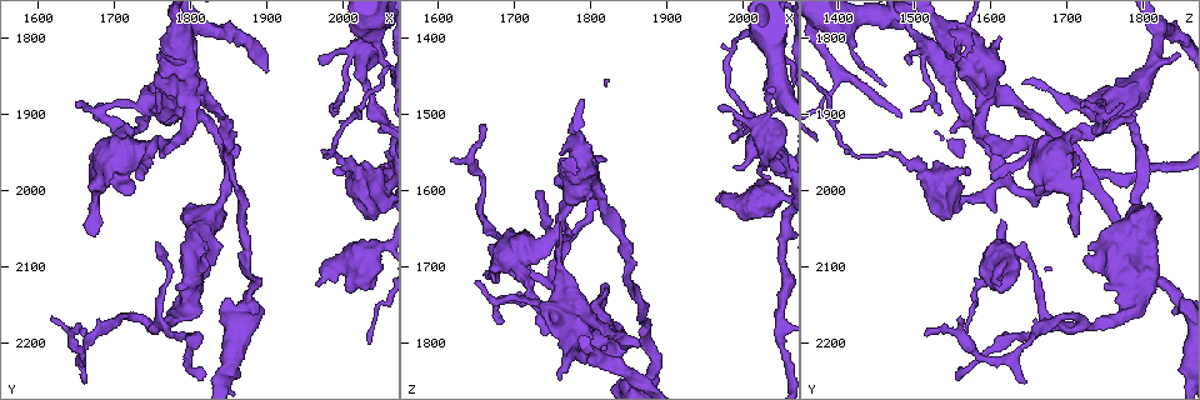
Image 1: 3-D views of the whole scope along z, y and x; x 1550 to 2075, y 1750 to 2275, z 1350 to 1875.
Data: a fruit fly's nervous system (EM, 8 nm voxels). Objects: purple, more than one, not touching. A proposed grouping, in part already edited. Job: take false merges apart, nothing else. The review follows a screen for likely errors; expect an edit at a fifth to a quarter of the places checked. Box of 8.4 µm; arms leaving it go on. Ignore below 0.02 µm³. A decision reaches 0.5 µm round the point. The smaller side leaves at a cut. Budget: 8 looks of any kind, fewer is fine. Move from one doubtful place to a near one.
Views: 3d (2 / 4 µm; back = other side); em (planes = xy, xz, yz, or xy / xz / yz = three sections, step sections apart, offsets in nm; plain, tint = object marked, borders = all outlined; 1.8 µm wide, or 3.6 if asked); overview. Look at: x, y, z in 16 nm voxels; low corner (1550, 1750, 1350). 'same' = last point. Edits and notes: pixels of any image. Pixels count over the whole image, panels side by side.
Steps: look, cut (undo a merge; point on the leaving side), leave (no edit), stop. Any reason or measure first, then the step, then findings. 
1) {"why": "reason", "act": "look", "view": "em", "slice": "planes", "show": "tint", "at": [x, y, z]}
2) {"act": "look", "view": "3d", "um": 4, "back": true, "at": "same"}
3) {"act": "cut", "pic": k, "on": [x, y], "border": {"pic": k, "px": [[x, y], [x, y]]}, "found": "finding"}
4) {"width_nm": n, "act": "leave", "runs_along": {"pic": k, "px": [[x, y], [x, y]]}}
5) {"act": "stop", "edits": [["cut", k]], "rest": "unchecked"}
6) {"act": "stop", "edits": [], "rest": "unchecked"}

{"why": "four or more arms meet", "act": "look", "view": "3d", "um": 4, "at": [1775, 1890, 1740]}

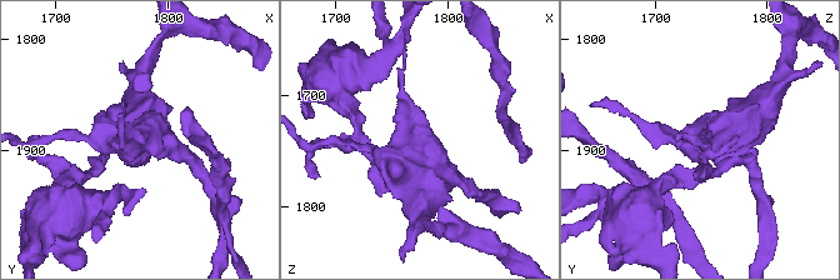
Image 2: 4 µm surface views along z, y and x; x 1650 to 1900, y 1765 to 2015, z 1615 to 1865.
{"act": "look", "view": "em", "um": 3.6, "slice": "xy", "step": 4, "show": "tint", "at": [1772, 1886, 1740]}

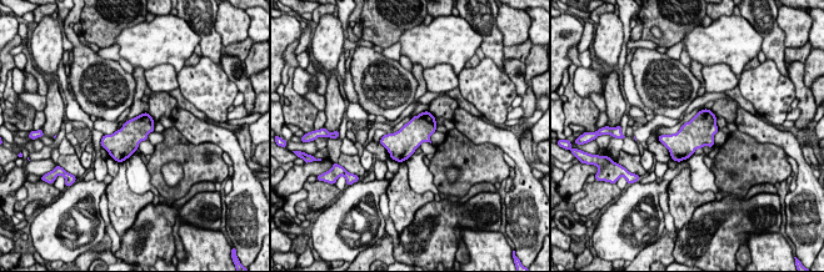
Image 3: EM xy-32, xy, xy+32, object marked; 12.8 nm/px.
{"act": "look", "view": "em", "um": 3.6, "slice": "planes", "show": "tint", "at": "same"}

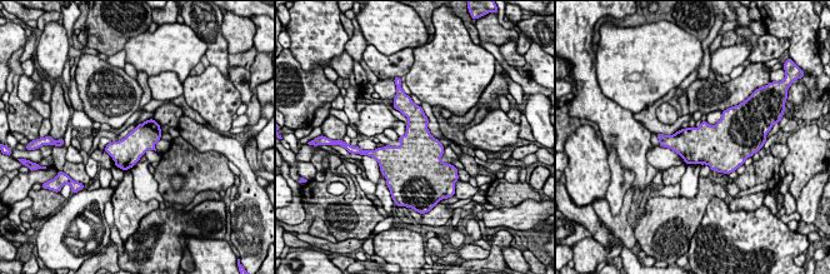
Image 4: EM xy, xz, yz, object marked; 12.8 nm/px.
{"width_nm": 360, "act": "leave", "found": "continuous, no second cell"}

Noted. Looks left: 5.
{"act": "look", "view": "em", "slice": "planes", "show": "tint", "at": [1880, 2135, 1840]}

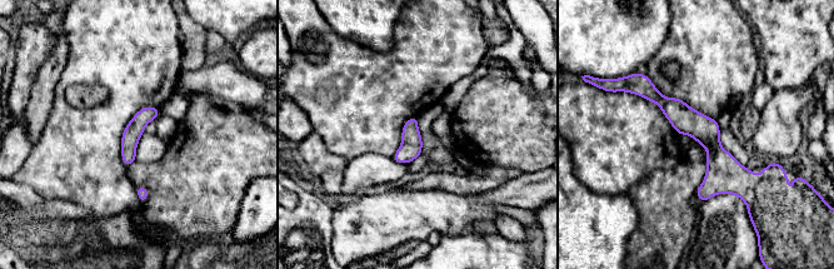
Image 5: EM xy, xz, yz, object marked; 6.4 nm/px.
{"act": "leave", "runs_along": {"pic": 5, "px": [[640, 88], [755, 183]]}, "found": "one cell here"}

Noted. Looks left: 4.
{"why": "touches itself", "act": "look", "view": "em", "um": 3.6, "slice": "xy", "step": 4, "show": "borders", "at": [1815, 2050, 1785]}

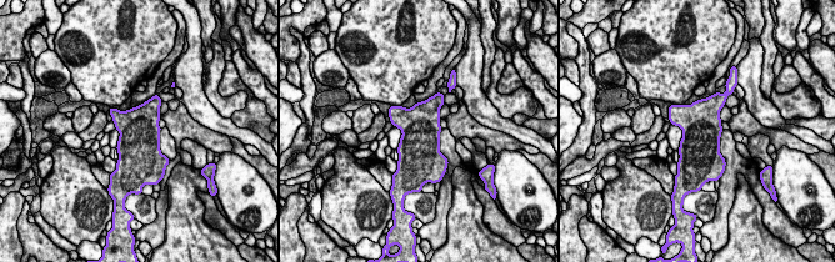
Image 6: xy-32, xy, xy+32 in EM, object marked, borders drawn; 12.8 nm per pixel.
{"width_nm": 500, "act": "leave", "found": "all the same cell"}

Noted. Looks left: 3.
{"act": "stop", "edits": [], "rest": "unchecked"}

